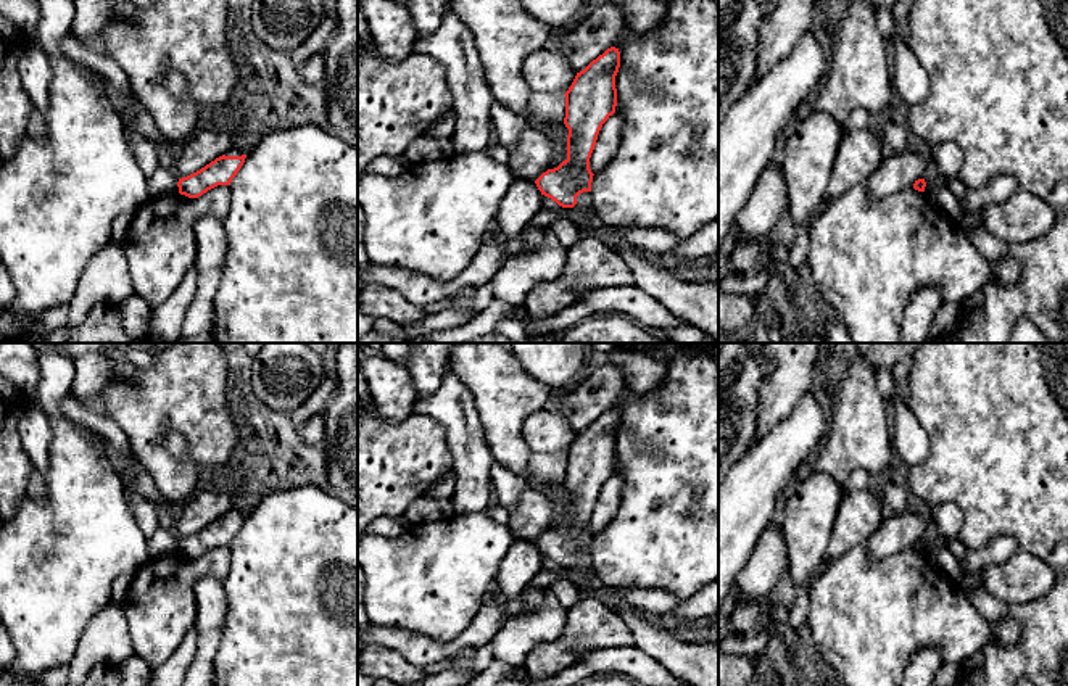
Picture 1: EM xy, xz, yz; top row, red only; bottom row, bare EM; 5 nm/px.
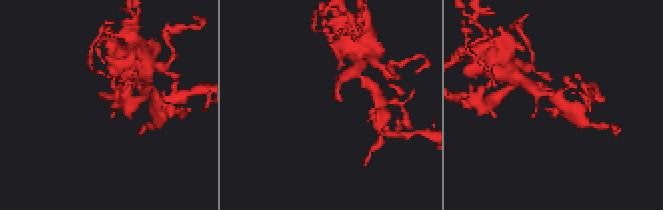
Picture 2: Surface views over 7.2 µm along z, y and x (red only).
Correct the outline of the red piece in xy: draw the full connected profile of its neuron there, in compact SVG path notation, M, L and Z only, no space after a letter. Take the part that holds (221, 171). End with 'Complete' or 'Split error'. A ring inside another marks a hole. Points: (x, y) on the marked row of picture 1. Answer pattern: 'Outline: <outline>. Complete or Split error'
Outline: M238 148L227 150L222 156L216 158L200 171L179 179L179 193L188 198L198 198L217 185L230 185L245 163L245 151Z. Split error

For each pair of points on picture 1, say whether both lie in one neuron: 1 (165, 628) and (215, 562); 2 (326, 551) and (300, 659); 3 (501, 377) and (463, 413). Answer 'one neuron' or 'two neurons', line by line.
1: one neuron
2: one neuron
3: two neurons

